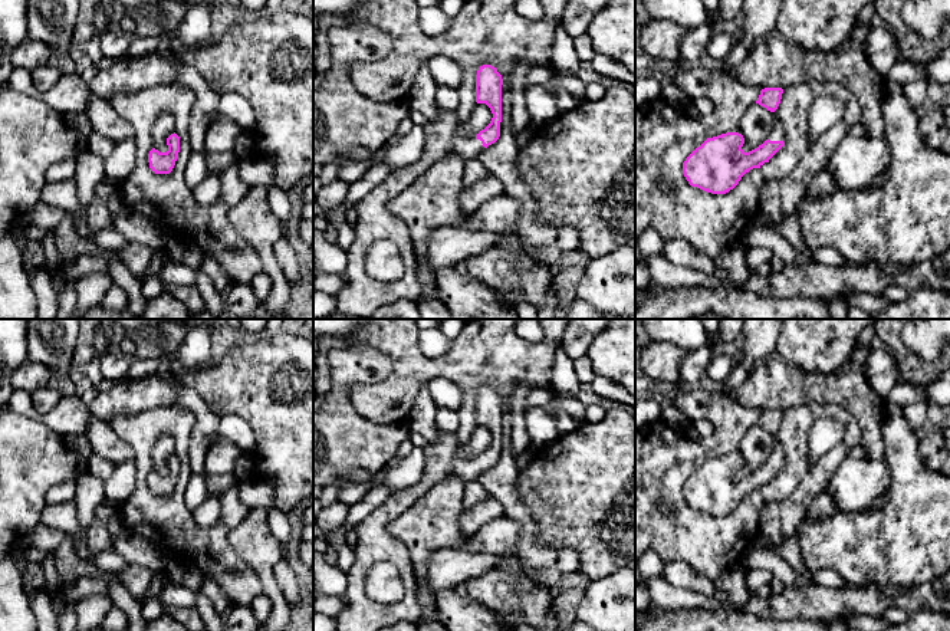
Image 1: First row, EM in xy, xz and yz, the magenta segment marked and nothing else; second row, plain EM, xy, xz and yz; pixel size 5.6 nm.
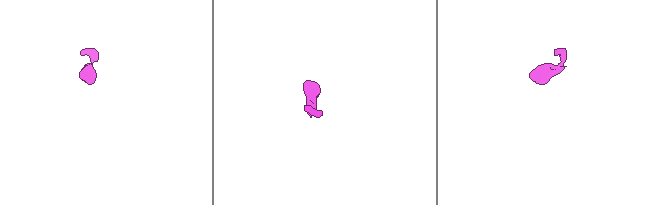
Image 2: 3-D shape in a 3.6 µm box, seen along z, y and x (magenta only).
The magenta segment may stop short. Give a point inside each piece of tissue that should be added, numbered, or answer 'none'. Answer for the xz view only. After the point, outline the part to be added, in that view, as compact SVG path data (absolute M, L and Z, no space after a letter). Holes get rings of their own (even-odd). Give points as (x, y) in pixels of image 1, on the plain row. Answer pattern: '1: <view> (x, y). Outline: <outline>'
1: xz (374, 544). Outline: M437 430L437 440L423 447L425 464L421 479L411 487L391 493L364 520L354 526L355 562L346 572L348 586L341 595L342 609L333 617L336 631L378 631L400 621L418 624L423 609L417 599L417 578L404 542L387 530L387 525L410 509L434 484L448 476L463 482L479 480L484 469L476 459L457 456L454 434ZM378 562L391 562L400 571L404 597L394 604L379 604L366 591L368 574Z

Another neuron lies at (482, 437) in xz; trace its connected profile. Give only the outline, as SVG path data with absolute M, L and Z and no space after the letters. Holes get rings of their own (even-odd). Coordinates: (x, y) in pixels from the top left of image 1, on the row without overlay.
M477 425L473 431L470 440L458 446L456 453L461 459L476 459L481 451L484 451L493 440L490 430L486 425Z

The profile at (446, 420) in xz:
M437 408L435 413L437 430L454 434L458 428L460 418L457 411L448 408Z

